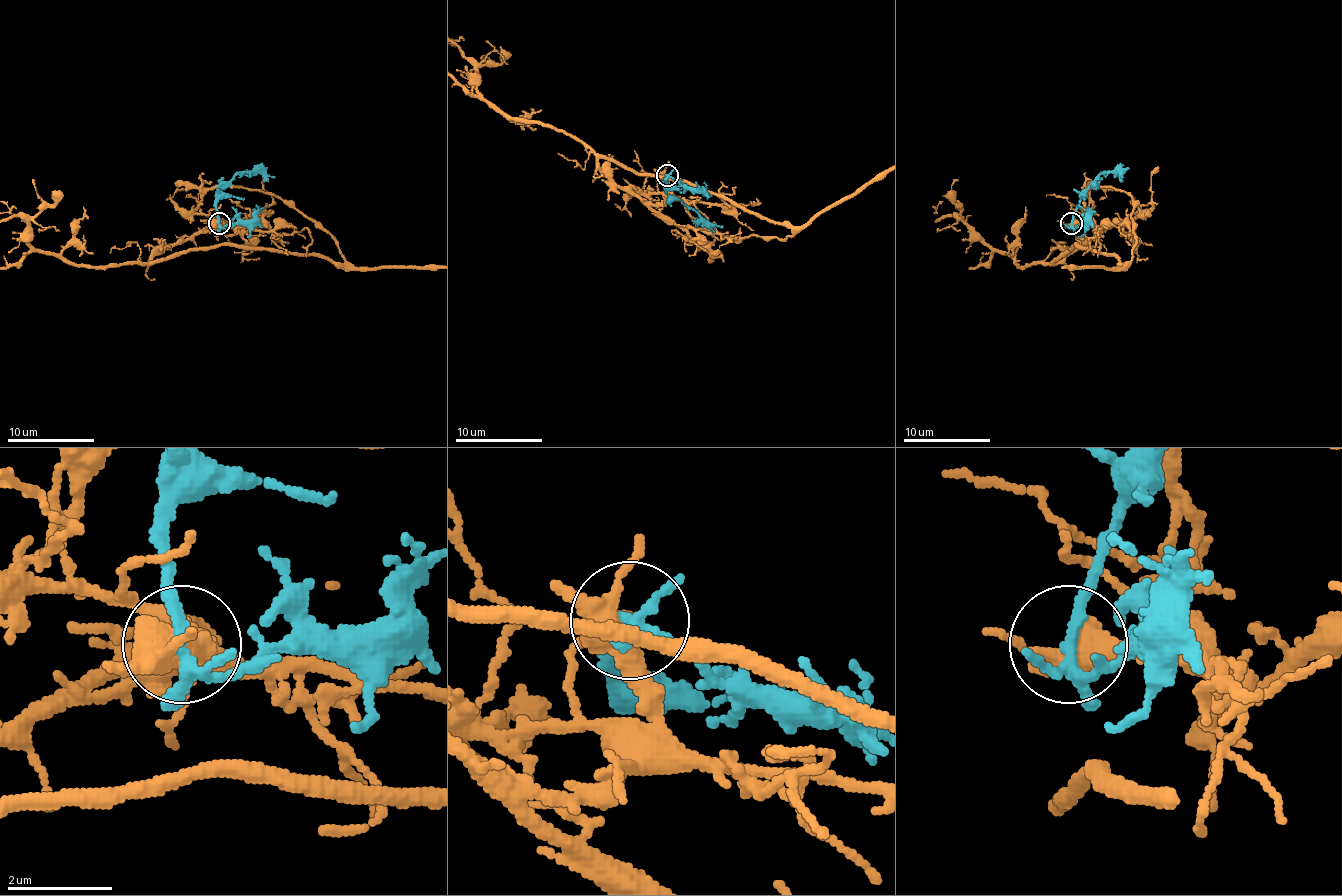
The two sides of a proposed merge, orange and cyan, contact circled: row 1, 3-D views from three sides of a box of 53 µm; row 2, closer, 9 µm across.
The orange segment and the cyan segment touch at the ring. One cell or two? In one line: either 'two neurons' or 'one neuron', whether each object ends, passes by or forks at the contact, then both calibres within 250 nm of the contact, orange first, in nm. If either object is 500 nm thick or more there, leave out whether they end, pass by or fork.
two neurons; orange forks there; cyan forks there; 440 nm thick on the orange side, 200 nm on the other

